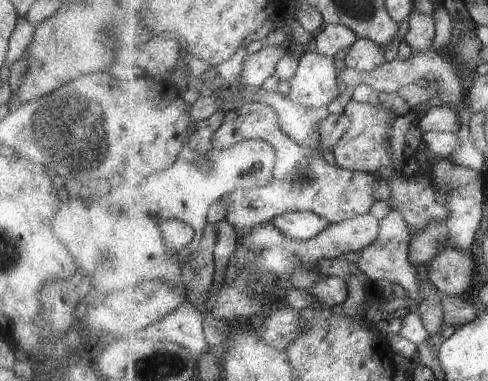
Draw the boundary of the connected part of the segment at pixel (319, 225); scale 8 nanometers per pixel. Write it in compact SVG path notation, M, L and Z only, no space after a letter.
M288 211L277 216L272 223L294 240L308 241L328 230L332 224L312 211Z

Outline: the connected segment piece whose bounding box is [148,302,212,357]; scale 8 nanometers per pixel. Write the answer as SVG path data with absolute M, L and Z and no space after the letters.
M192 302L184 304L168 318L157 322L149 331L149 335L159 340L166 340L185 346L197 357L212 352L204 332L204 314Z

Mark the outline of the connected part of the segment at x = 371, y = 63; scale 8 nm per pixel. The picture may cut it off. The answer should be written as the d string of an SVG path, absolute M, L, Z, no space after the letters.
M358 39L349 50L345 62L358 72L372 72L387 63L385 51L385 47L375 40Z

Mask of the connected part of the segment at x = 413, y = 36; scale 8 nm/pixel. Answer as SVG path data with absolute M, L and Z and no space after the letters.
M416 12L409 18L405 26L407 35L405 40L416 54L422 54L430 48L434 48L436 40L436 18Z

